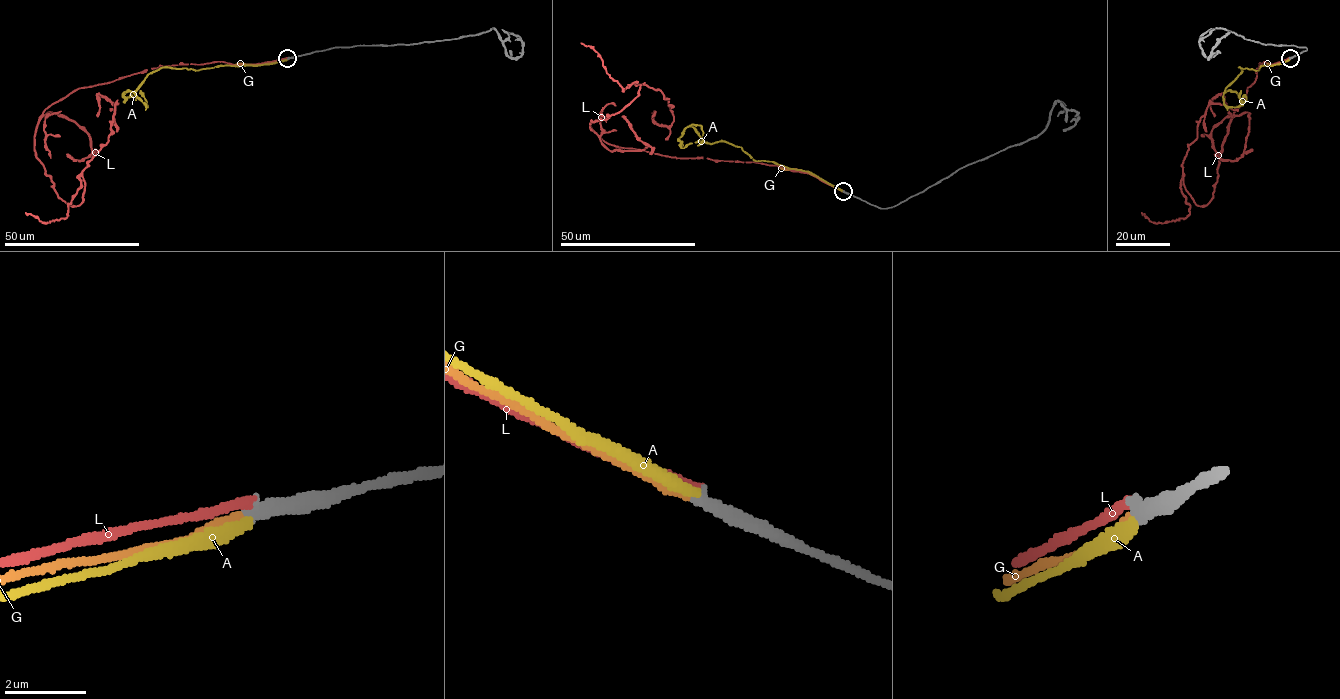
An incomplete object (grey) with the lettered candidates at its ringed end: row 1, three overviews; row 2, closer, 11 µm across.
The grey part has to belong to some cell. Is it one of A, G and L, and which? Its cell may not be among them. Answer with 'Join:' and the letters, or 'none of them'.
Join: G

